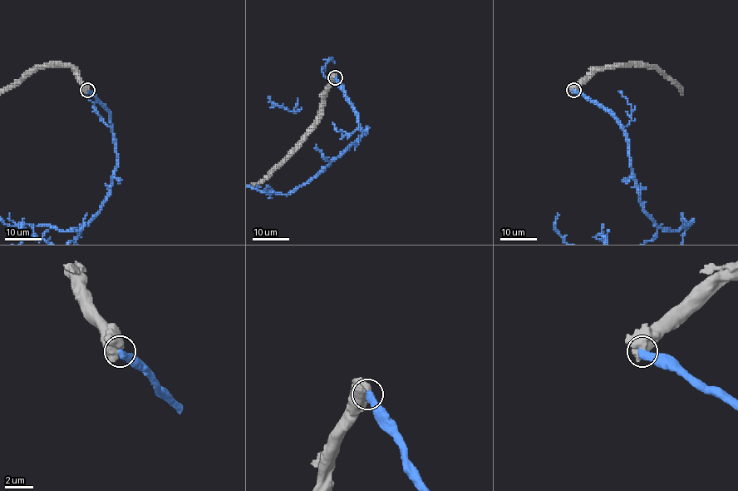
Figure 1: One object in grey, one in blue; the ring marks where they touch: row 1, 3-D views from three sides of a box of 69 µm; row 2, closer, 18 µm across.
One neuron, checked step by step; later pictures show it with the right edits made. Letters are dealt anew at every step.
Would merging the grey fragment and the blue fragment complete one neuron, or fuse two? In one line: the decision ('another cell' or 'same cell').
another cell

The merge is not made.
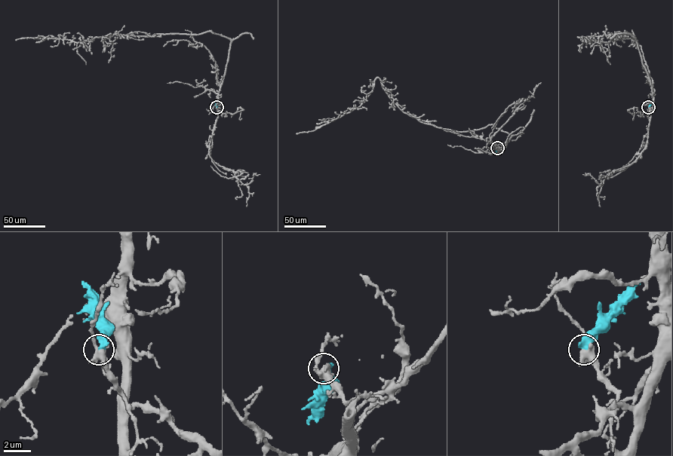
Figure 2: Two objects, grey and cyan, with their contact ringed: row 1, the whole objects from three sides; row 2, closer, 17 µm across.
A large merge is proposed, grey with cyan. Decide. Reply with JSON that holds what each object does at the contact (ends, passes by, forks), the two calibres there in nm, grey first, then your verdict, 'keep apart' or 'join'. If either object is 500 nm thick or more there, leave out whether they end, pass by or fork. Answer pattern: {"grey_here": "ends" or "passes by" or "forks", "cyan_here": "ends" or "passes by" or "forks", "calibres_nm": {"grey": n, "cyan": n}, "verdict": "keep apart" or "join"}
{"calibres_nm": {"grey": 500, "cyan": 480}, "verdict": "keep apart"}

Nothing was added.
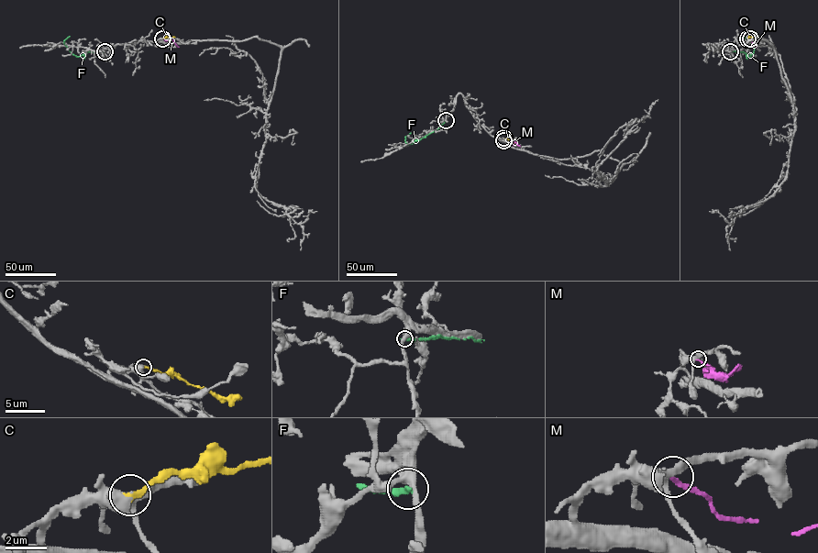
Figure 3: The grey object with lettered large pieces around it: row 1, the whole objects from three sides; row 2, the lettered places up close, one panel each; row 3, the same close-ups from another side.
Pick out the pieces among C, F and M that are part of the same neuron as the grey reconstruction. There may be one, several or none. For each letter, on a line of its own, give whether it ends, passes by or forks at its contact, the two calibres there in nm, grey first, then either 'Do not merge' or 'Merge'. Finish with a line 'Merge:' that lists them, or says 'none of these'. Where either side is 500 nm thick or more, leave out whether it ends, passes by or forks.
C: It ends there. Thickness 440 nm (grey) against 280 nm. Merge
F: It ends there. Thickness 340 nm (grey) against 280 nm. Do not merge
M: It ends there. Thickness 320 nm (grey) against 200 nm. Do not merge
Merge: C

